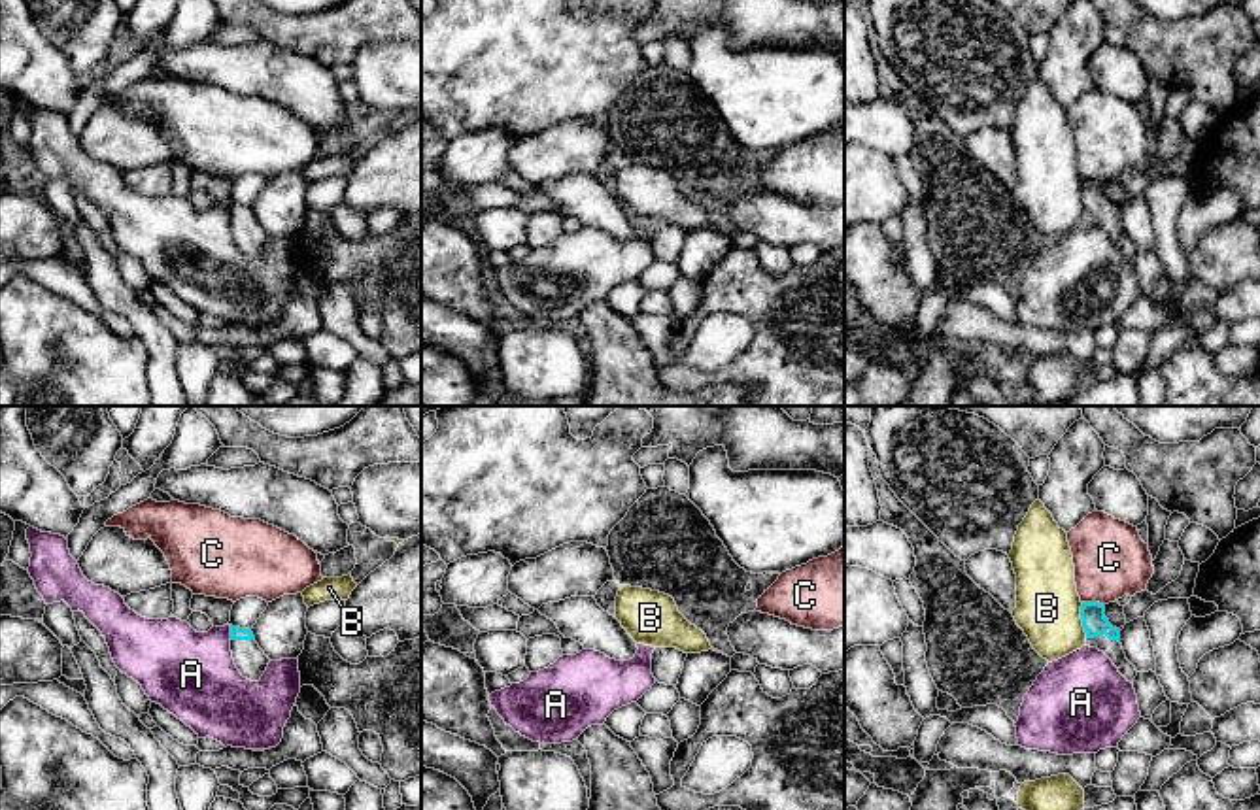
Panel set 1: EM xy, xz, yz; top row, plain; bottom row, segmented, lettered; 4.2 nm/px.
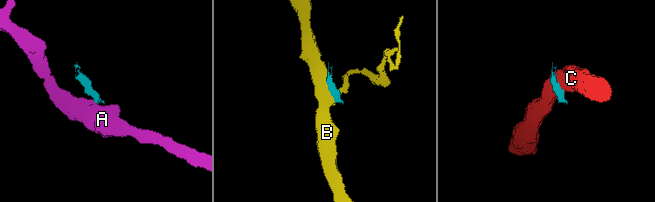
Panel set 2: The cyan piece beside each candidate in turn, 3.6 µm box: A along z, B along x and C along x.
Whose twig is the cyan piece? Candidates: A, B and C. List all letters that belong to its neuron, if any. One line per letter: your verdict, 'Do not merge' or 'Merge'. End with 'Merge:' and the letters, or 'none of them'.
A: Do not merge
B: Do not merge
C: Do not merge
Merge: none of them

